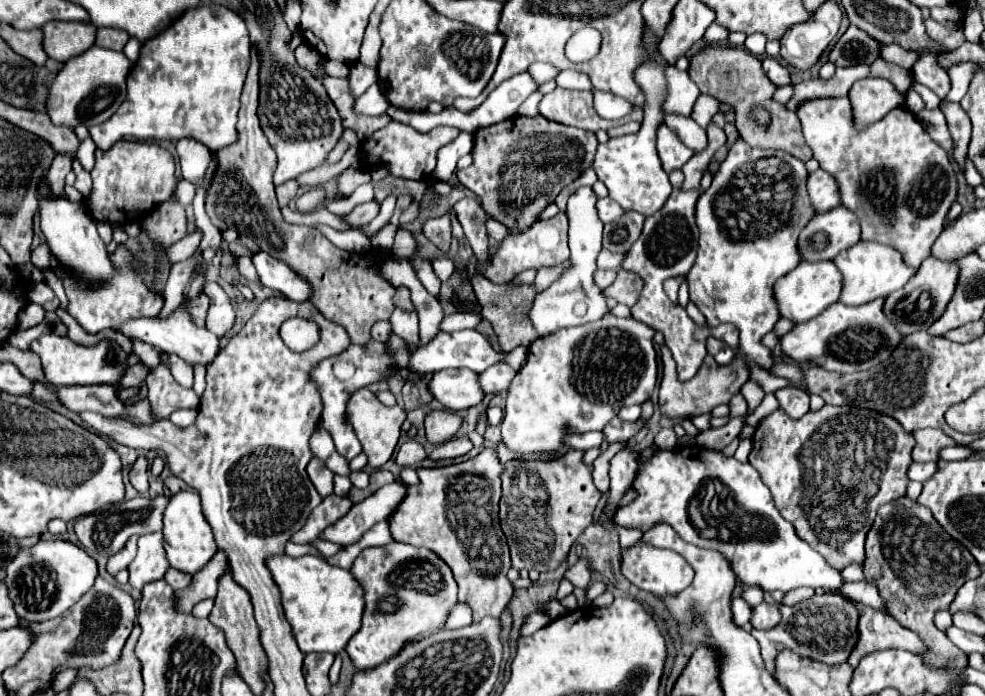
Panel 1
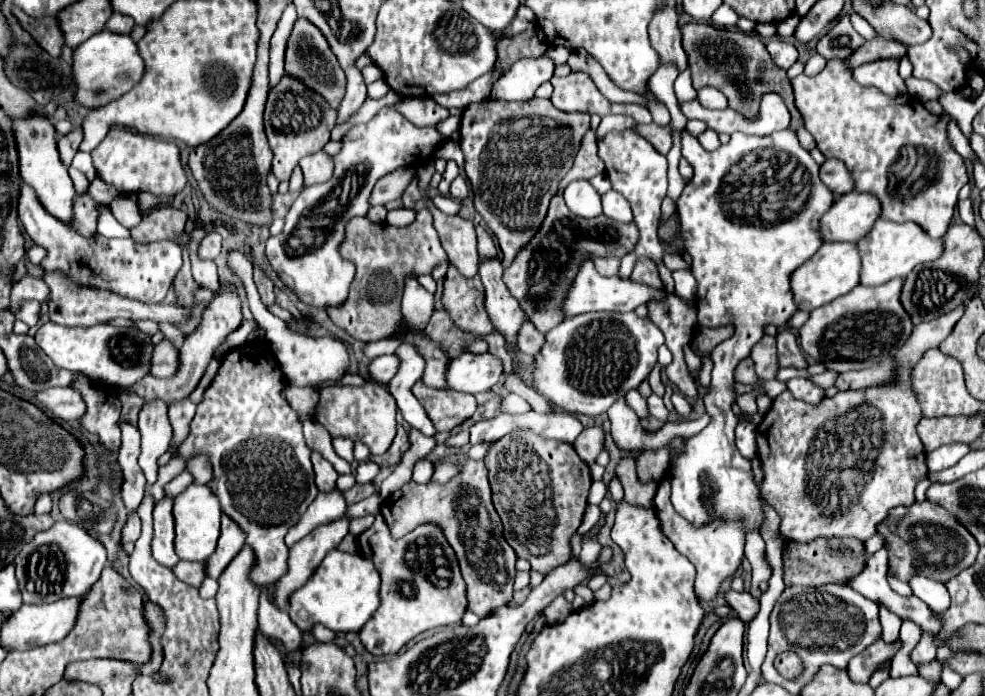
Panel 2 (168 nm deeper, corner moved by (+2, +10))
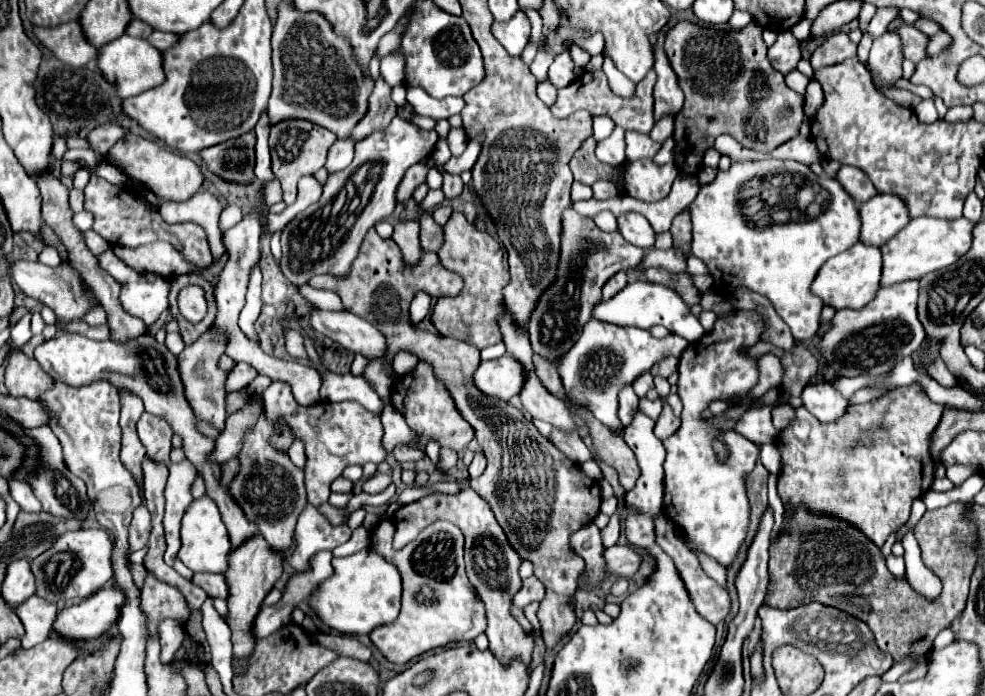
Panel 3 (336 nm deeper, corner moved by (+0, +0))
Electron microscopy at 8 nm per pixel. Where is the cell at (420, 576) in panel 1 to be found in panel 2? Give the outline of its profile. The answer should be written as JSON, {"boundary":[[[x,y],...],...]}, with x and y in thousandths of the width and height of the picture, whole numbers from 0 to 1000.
{"boundary":[[[385,739],[379,756],[363,772],[363,779],[371,802],[379,796],[377,807],[381,807],[387,828],[387,868],[377,891],[364,905],[369,928],[379,943],[403,940],[405,931],[425,908],[468,894],[468,882],[474,874],[472,836],[460,787],[442,753],[429,753],[411,773],[401,776]]]}

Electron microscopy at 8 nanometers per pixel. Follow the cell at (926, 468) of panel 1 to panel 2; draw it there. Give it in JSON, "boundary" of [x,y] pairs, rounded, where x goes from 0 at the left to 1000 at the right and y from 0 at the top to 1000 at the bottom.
{"boundary":[[[965,638],[965,641],[951,644],[951,647],[947,647],[947,649],[941,652],[941,672],[943,672],[943,678],[953,678],[953,675],[965,672],[982,649],[984,649],[984,641],[982,638]]]}

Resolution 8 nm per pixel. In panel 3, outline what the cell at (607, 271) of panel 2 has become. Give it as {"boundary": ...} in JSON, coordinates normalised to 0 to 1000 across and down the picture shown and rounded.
{"boundary":[[[626,391],[626,397],[620,397],[616,405],[614,405],[614,414],[612,414],[612,431],[618,431],[622,428],[628,417],[632,417],[637,411],[637,394],[635,391]]]}

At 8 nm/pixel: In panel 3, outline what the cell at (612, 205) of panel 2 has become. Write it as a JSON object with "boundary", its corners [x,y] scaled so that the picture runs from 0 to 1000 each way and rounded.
{"boundary":[[[635,307],[628,310],[628,333],[632,336],[632,342],[649,356],[663,356],[665,351],[665,330],[661,328],[659,316],[651,307]]]}

